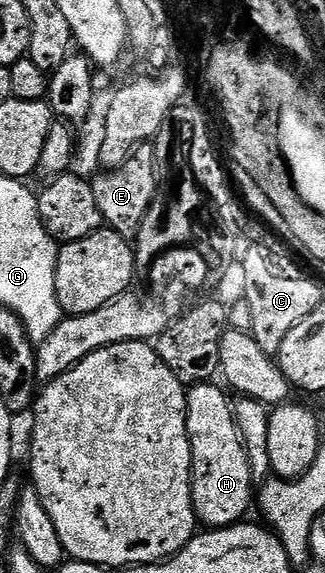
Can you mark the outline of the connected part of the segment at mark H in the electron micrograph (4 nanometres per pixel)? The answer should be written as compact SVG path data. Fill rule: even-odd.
M208 382L194 385L187 394L187 433L191 439L191 497L196 521L208 529L227 528L230 524L238 524L246 517L243 515L253 508L253 481L249 458L243 448L243 441L239 439L232 401L227 401L228 393L220 388L215 382Z

